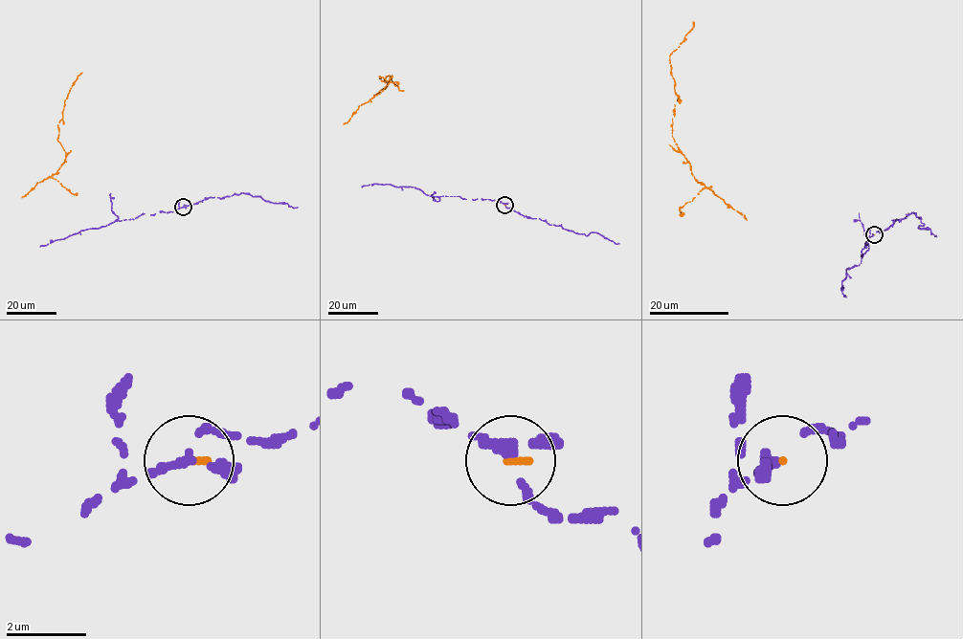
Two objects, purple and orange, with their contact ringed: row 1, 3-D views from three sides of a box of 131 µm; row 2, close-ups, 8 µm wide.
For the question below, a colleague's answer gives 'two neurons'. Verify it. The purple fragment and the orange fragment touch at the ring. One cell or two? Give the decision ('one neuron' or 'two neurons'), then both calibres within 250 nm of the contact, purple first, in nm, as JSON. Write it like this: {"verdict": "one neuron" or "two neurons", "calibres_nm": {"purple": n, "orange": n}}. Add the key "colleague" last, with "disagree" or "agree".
{"verdict": "one neuron", "calibres_nm": {"purple": 200, "orange": 130}, "colleague": "disagree"}

